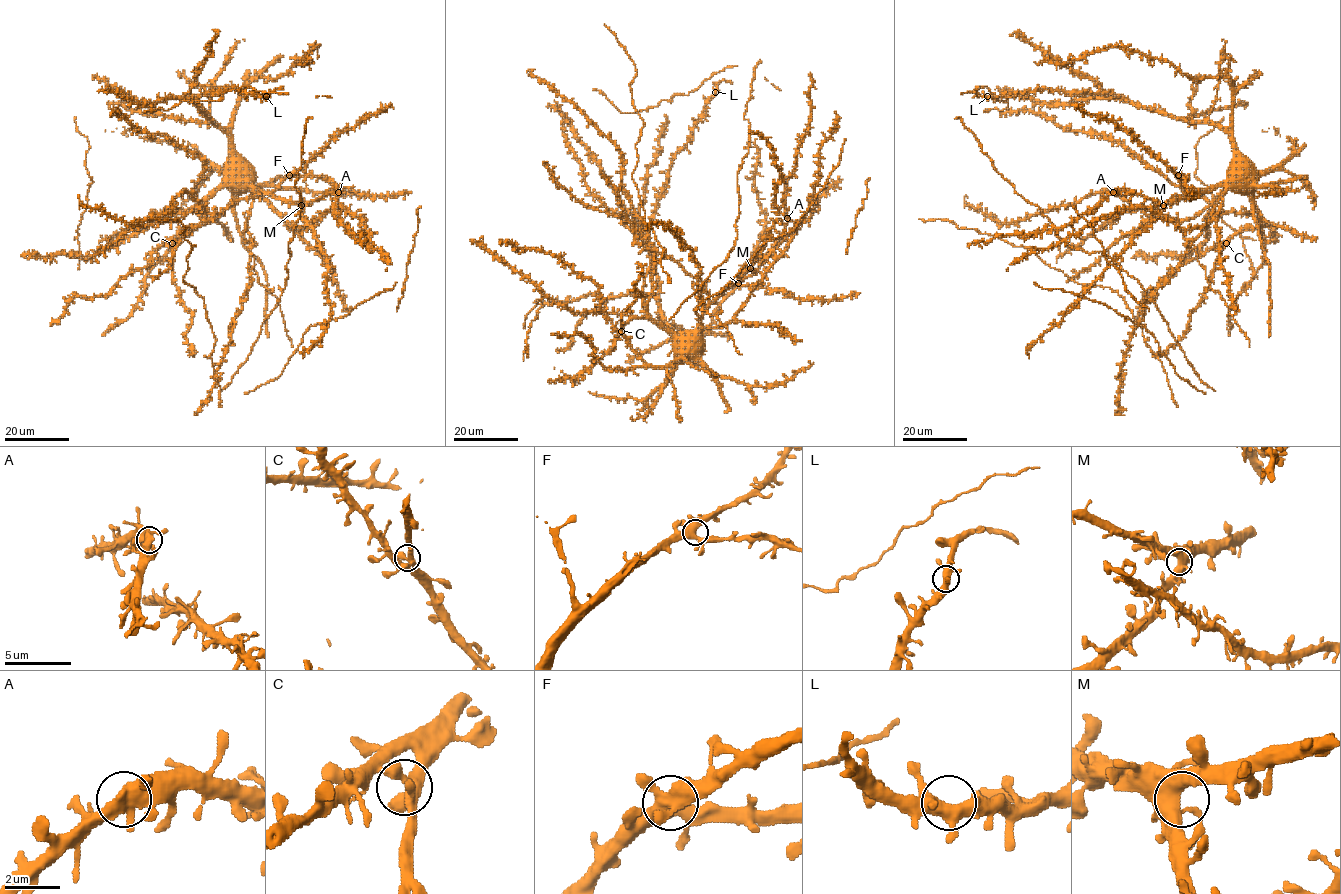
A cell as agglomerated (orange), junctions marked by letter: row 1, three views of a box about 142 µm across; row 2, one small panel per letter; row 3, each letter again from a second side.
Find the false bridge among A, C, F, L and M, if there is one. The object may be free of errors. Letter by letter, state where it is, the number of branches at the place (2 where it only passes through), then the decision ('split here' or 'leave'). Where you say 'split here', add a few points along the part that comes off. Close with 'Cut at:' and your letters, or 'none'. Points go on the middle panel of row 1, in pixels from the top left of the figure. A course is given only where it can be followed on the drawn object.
A: (787, 218) | 6 | leave
C: (621, 331) | 5 | leave
F: (738, 283) | 6 | leave
L: (715, 92) | 5 | leave
M: (750, 268) | 6 | leave
Cut at: none

